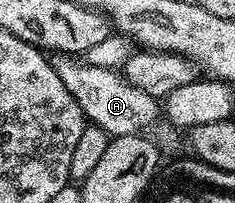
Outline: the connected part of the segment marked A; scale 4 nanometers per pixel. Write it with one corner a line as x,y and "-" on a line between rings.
54,54
50,61
67,91
80,105
86,120
114,137
140,136
161,117
158,100
130,83
118,70
95,67
66,54

